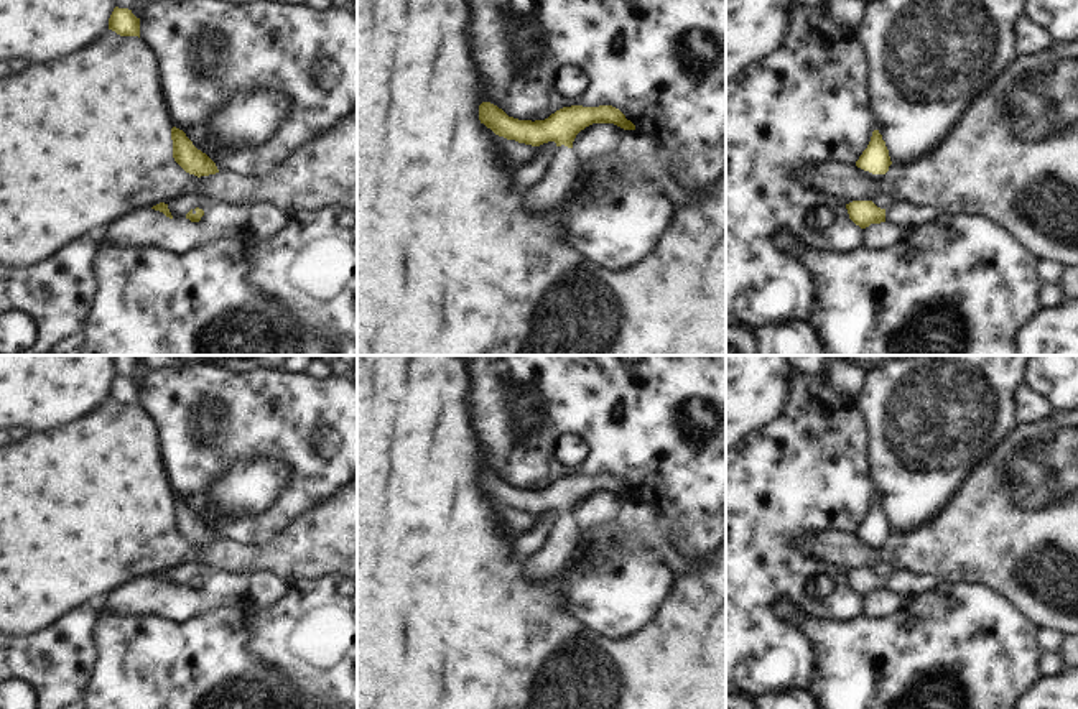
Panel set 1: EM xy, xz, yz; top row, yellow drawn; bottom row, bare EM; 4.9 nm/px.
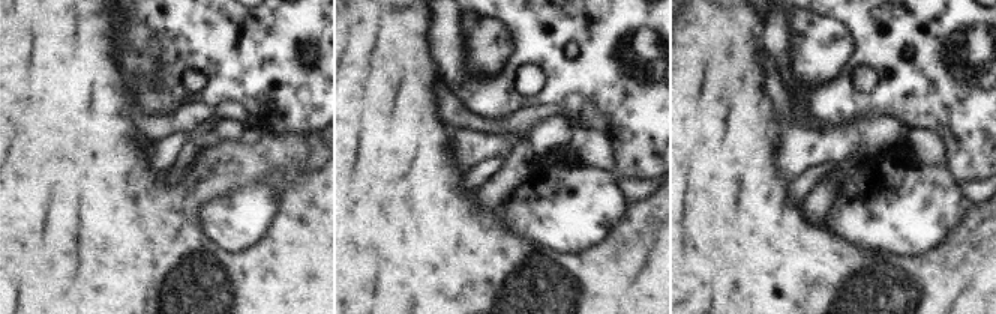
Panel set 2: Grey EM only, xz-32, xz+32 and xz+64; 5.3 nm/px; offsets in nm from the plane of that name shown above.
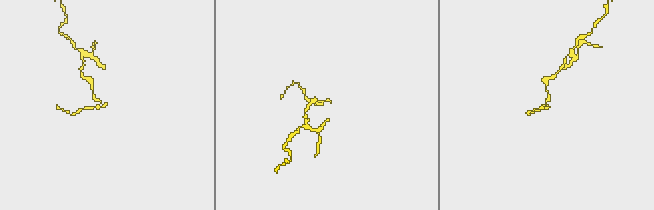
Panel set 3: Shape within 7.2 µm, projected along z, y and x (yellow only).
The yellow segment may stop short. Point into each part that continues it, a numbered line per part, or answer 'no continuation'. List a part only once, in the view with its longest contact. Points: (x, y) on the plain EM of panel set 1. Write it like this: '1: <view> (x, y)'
1: xz (563, 538)

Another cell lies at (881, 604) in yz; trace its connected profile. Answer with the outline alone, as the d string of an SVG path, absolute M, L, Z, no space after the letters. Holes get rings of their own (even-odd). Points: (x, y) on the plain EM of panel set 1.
M889 591L871 592L864 597L864 614L871 619L884 619L900 610L902 605L902 597Z

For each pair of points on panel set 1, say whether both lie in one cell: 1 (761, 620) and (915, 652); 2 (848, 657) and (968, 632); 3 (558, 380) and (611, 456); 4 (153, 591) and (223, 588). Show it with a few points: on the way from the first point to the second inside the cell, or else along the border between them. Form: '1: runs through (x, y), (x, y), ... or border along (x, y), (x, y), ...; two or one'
1: border along (777, 601), (774, 609), (807, 634), (813, 667); two
2: runs through (878, 653), (938, 652); one
3: runs through (576, 398), (611, 433), (611, 438); one
4: runs through (170, 599), (206, 599); one

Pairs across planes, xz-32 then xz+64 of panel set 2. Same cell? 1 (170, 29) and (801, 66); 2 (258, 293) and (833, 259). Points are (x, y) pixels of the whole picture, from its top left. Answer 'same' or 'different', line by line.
1: different
2: same

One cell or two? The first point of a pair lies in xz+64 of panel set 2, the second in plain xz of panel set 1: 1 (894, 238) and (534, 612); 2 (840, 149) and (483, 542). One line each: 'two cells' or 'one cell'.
1: two cells
2: two cells

